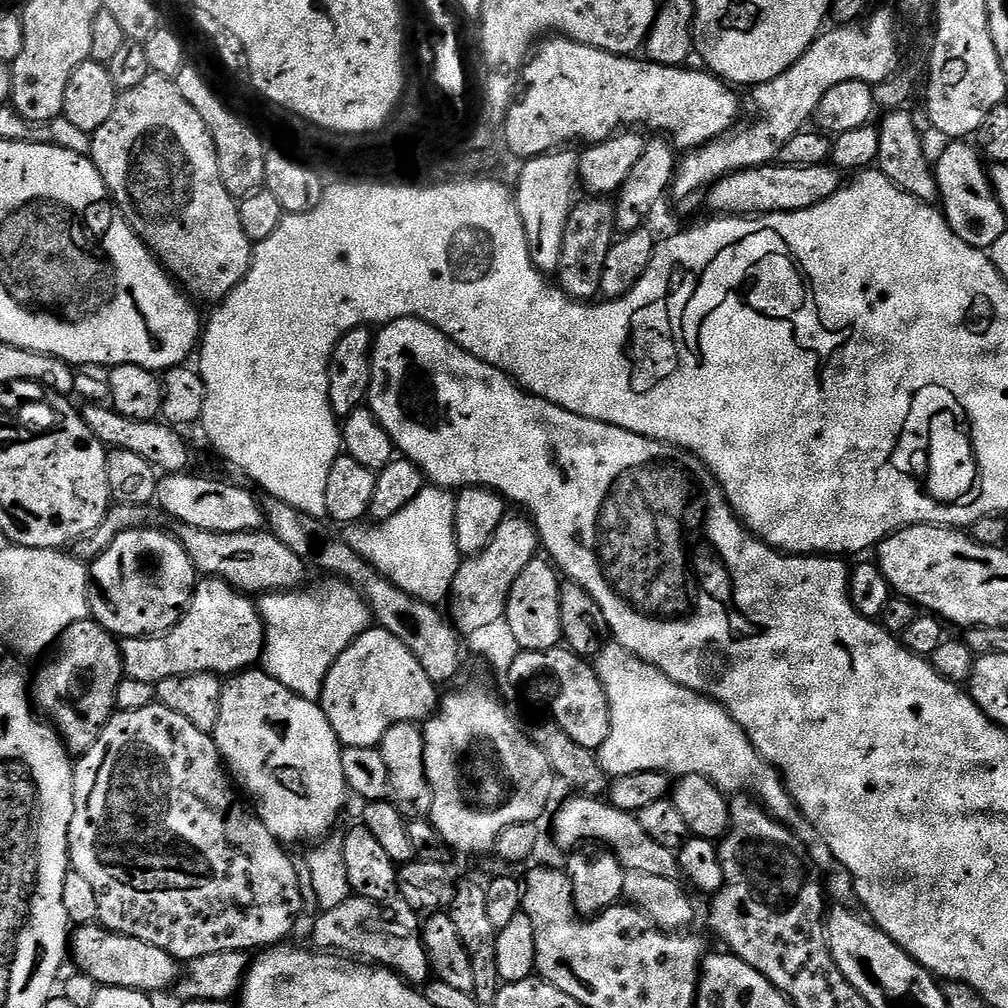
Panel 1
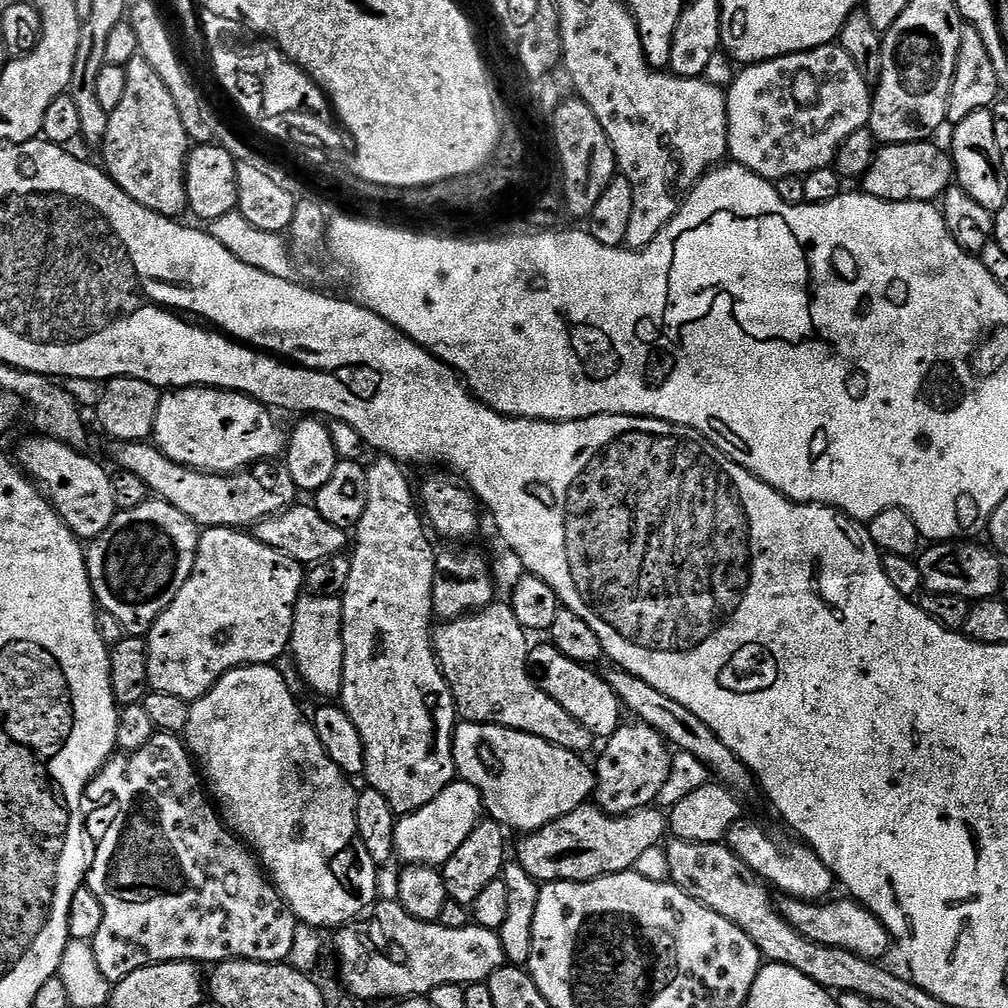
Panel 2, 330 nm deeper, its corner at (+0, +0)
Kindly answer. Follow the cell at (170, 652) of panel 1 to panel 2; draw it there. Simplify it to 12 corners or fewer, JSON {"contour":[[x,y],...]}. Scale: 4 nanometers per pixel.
{"contour":[[203,529],[148,631],[149,689],[195,702],[292,643],[299,562]]}

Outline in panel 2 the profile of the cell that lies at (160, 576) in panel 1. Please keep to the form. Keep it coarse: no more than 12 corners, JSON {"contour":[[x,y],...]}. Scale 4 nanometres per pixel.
{"contour":[[159,498],[86,548],[97,605],[147,637],[201,529]]}

